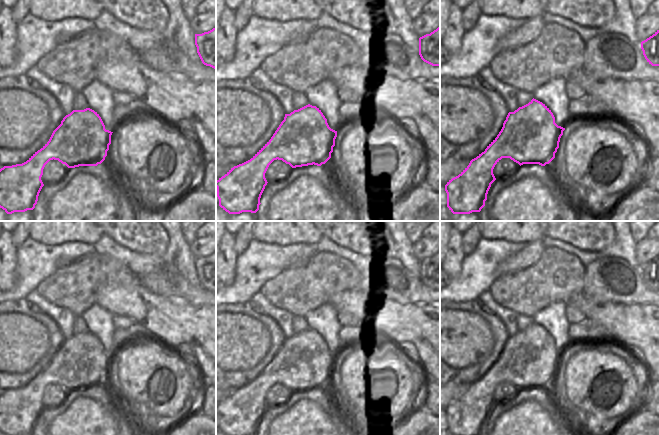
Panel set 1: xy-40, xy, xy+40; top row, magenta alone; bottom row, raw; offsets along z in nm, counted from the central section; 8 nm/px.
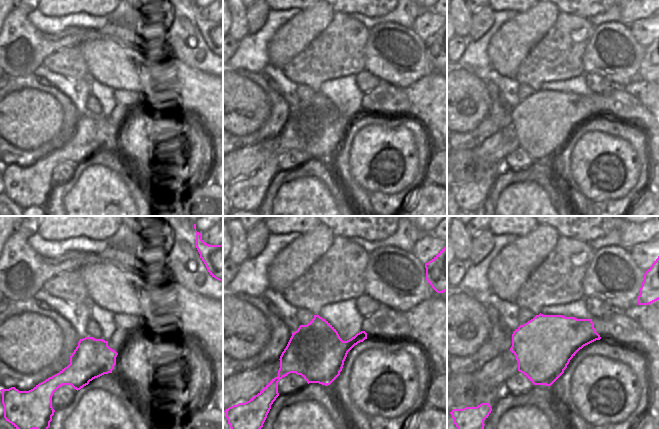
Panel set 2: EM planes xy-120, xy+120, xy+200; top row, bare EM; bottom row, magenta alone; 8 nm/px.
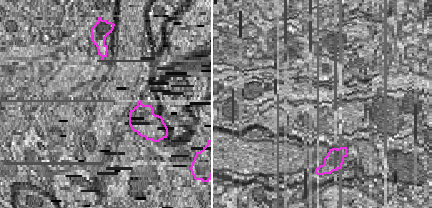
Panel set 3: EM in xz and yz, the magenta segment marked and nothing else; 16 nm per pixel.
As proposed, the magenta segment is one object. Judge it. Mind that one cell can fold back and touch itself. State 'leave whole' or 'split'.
split

